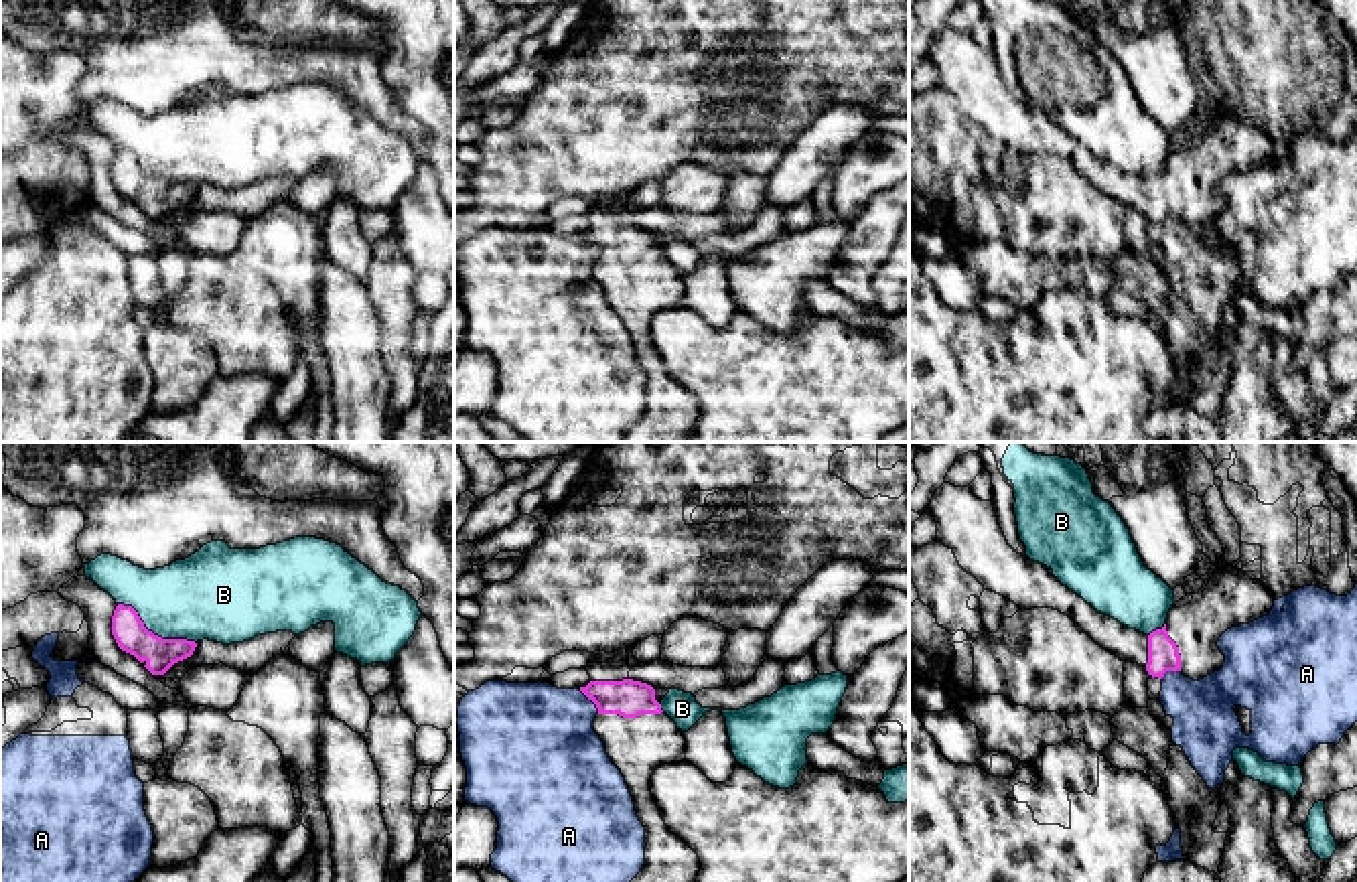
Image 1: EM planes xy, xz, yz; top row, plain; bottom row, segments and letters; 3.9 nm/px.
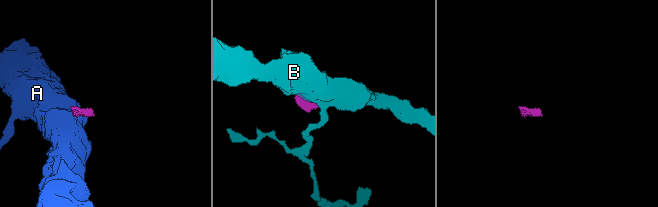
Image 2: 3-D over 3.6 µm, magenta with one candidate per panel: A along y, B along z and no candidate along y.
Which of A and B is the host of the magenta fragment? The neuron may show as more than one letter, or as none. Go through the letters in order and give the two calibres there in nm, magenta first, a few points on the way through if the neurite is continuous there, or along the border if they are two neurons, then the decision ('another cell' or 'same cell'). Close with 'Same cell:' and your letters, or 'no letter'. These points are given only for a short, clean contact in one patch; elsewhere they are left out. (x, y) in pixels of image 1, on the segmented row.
A: 150/420 nm | along xz (579, 690), (599, 712) | another cell
B: 130/340 nm | along xy (118, 603), (128, 605), (155, 633), (185, 637), (195, 643) | another cell
Same cell: no letter

